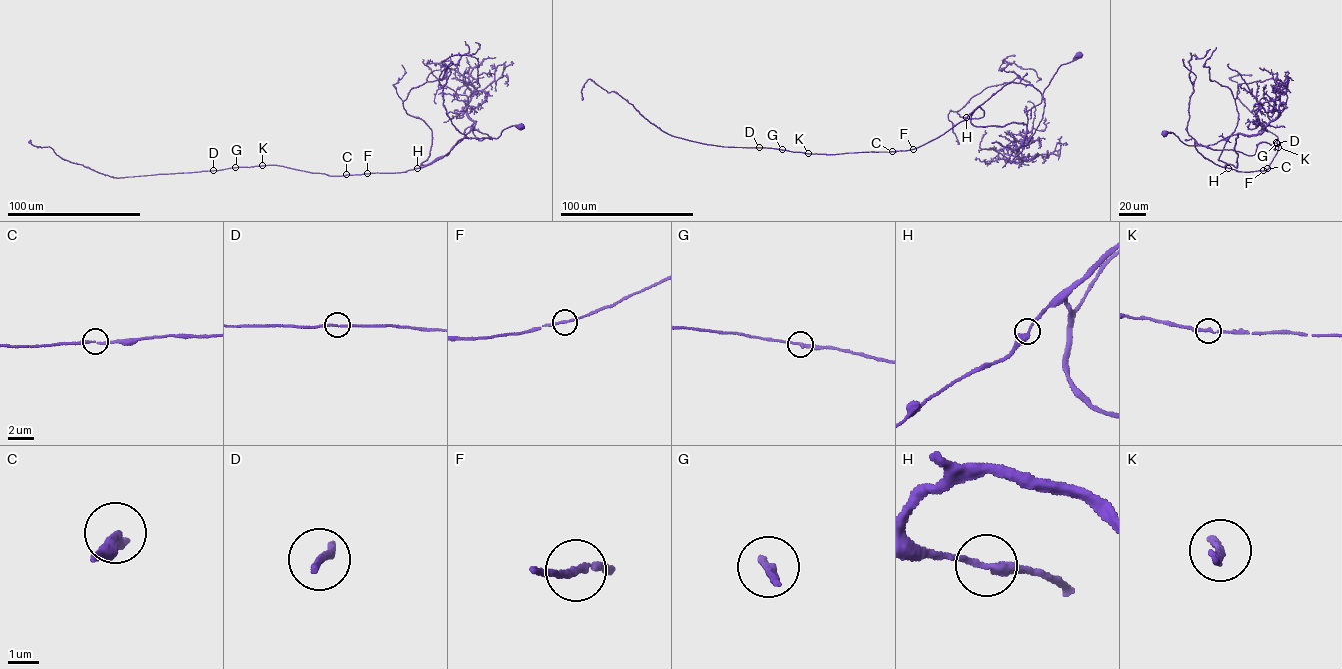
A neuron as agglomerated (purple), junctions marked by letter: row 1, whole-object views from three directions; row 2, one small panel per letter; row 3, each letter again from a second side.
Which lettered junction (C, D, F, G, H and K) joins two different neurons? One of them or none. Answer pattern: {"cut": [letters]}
{"cut": []}

